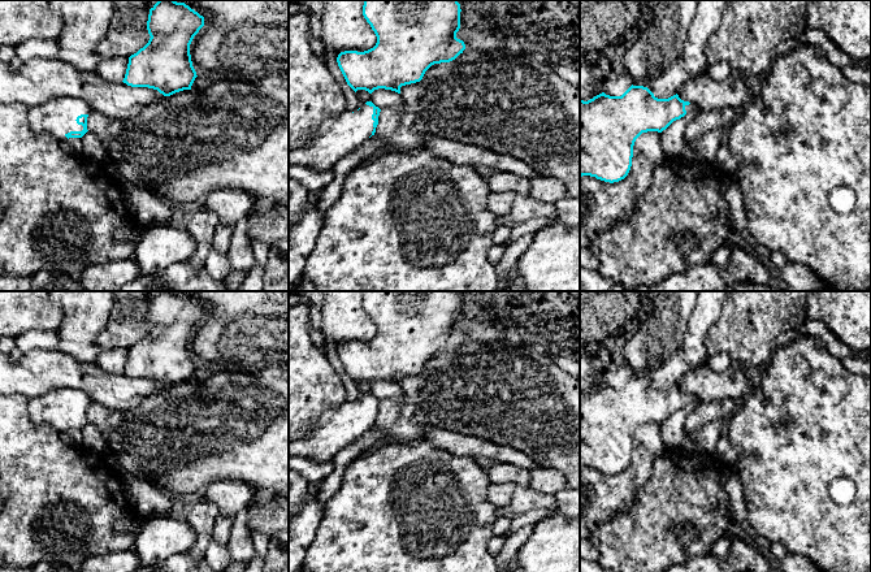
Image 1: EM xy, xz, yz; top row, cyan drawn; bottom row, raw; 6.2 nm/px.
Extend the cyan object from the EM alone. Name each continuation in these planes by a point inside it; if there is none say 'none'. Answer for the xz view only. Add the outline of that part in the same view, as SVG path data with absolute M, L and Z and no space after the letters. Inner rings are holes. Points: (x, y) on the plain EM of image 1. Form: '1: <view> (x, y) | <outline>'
1: xz (336, 429) | M360 395L356 403L344 402L322 412L316 426L304 437L289 439L289 458L307 458L312 463L332 462L334 455L363 436L373 422L373 398Z

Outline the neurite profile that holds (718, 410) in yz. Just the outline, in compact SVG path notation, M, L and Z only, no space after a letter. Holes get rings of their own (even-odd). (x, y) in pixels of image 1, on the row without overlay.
M714 400L706 404L697 404L694 411L688 416L684 430L692 433L701 426L710 424L716 420L729 420L738 407L738 402L728 400Z

